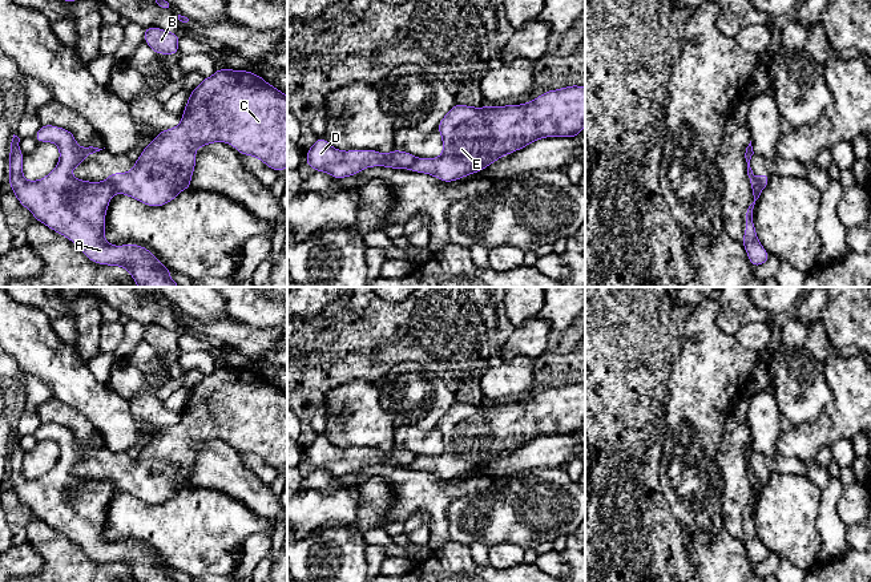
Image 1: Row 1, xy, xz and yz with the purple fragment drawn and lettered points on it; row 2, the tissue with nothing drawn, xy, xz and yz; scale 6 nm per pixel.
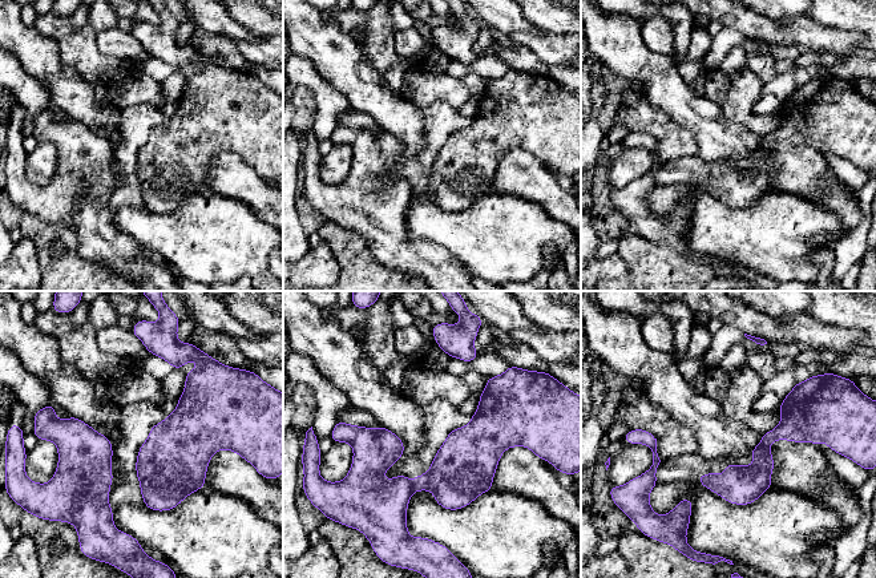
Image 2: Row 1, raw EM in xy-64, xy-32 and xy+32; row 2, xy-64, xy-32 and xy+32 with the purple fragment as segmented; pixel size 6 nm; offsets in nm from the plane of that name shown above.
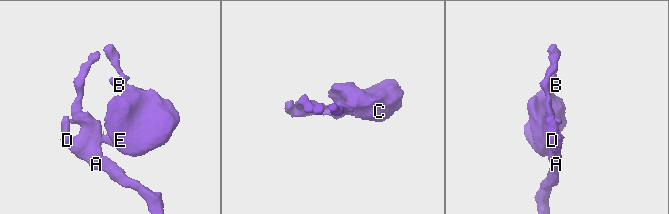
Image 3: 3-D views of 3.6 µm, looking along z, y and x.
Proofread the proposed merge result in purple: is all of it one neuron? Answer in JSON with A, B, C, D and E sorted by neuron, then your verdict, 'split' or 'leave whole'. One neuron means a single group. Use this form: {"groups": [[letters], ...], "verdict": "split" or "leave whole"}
{"groups": [["A", "D"], ["B", "C", "E"]], "verdict": "split"}

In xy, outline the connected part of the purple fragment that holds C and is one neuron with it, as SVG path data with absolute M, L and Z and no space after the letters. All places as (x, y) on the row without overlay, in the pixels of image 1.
M215 367L211 375L202 376L202 380L189 392L186 407L181 412L182 419L177 425L161 428L142 448L140 456L133 461L132 470L120 469L106 473L117 490L133 494L152 505L172 500L180 489L191 485L190 474L195 465L195 446L211 440L231 441L238 450L259 456L278 472L287 464L287 395L258 372L249 368Z

